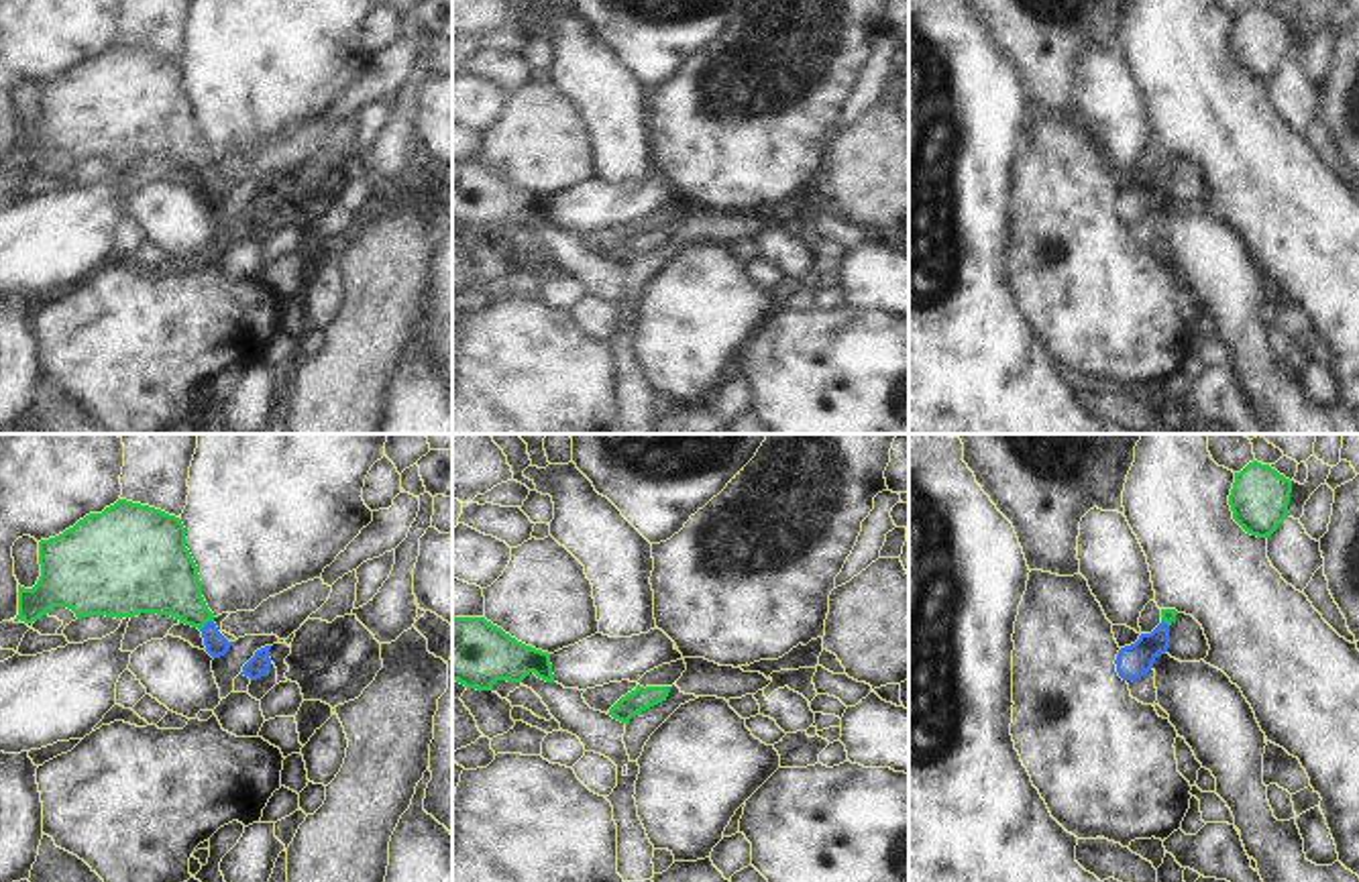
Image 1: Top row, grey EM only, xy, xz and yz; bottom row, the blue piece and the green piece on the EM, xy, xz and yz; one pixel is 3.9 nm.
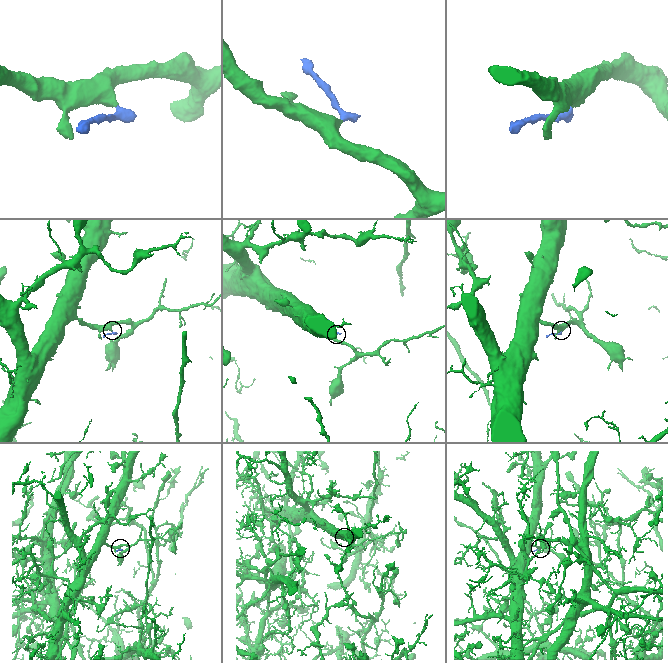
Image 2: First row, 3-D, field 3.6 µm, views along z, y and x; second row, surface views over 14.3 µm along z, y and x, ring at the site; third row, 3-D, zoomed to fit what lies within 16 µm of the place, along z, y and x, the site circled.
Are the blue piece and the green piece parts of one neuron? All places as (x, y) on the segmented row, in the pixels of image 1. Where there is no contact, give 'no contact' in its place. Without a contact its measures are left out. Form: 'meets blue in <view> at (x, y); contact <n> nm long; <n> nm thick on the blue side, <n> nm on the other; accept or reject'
meets blue in xy at (206, 624); contact 70 nm long; 90 nm thick on the blue side, 280 nm on the other; accept

